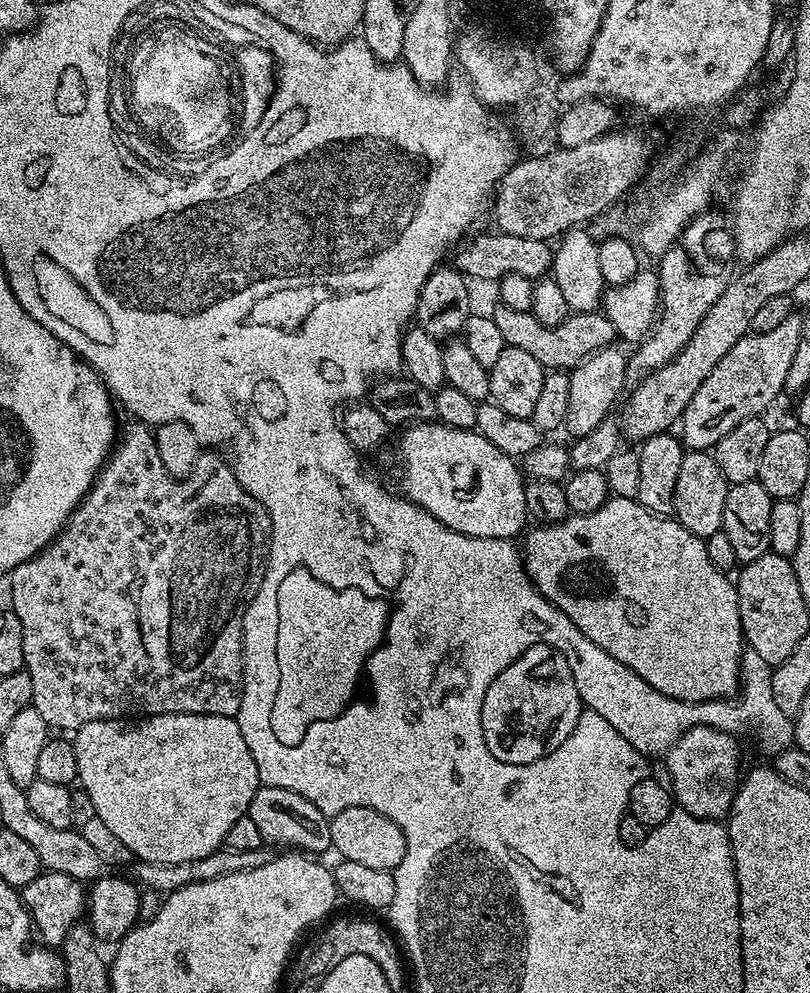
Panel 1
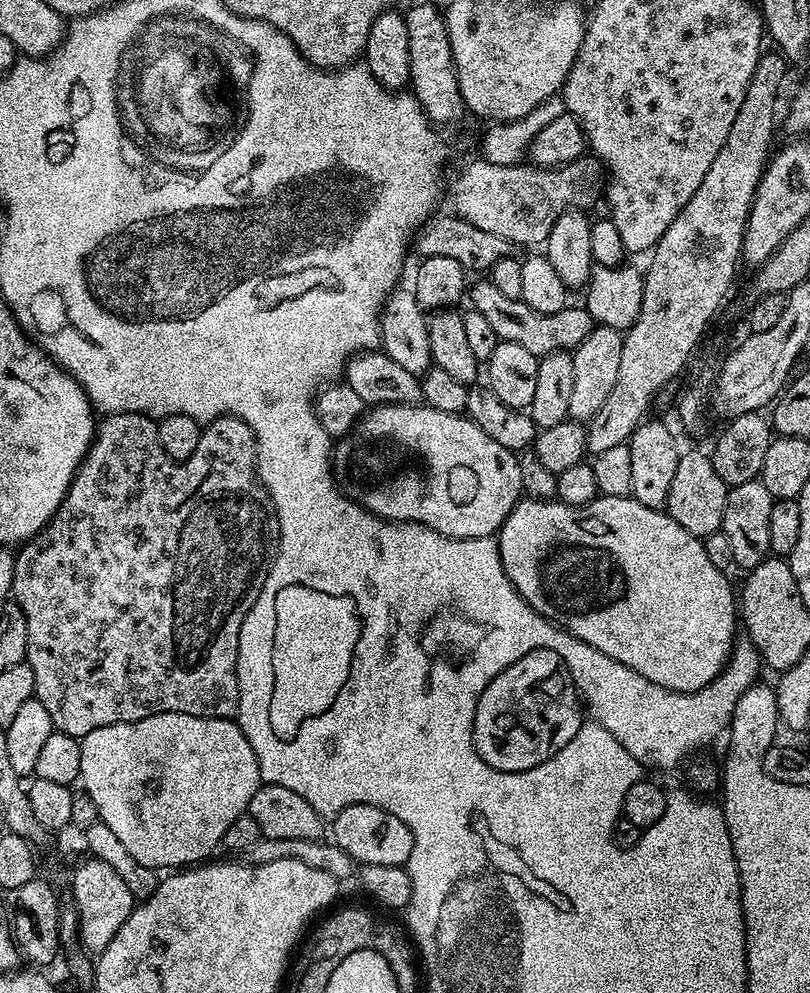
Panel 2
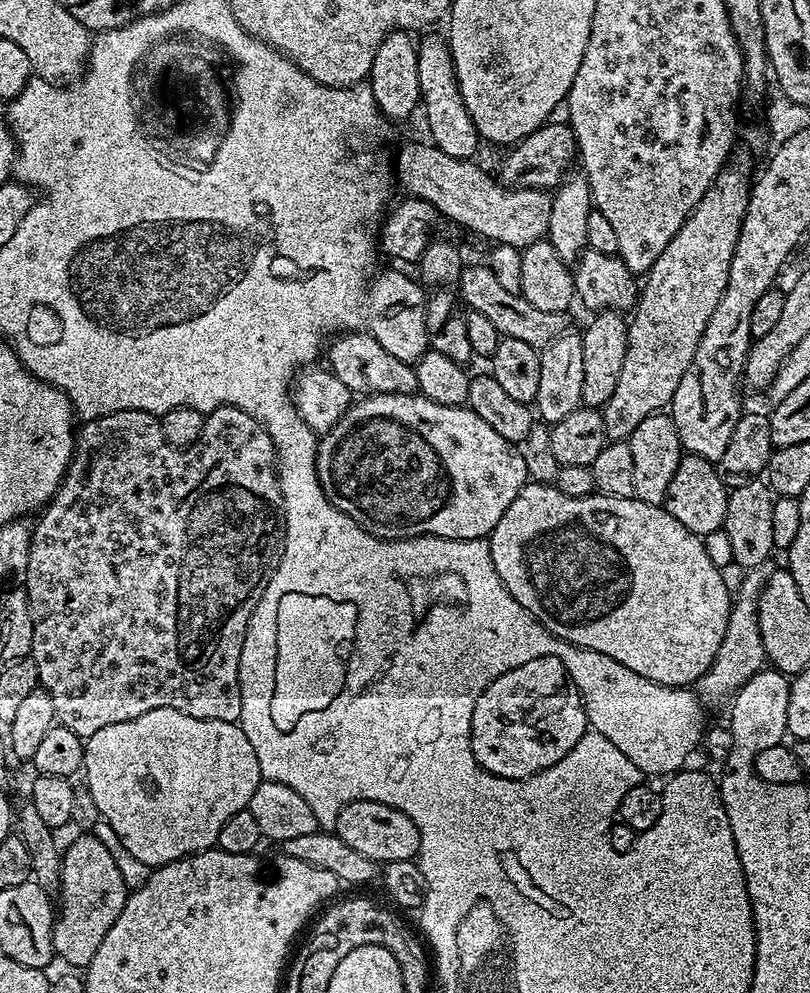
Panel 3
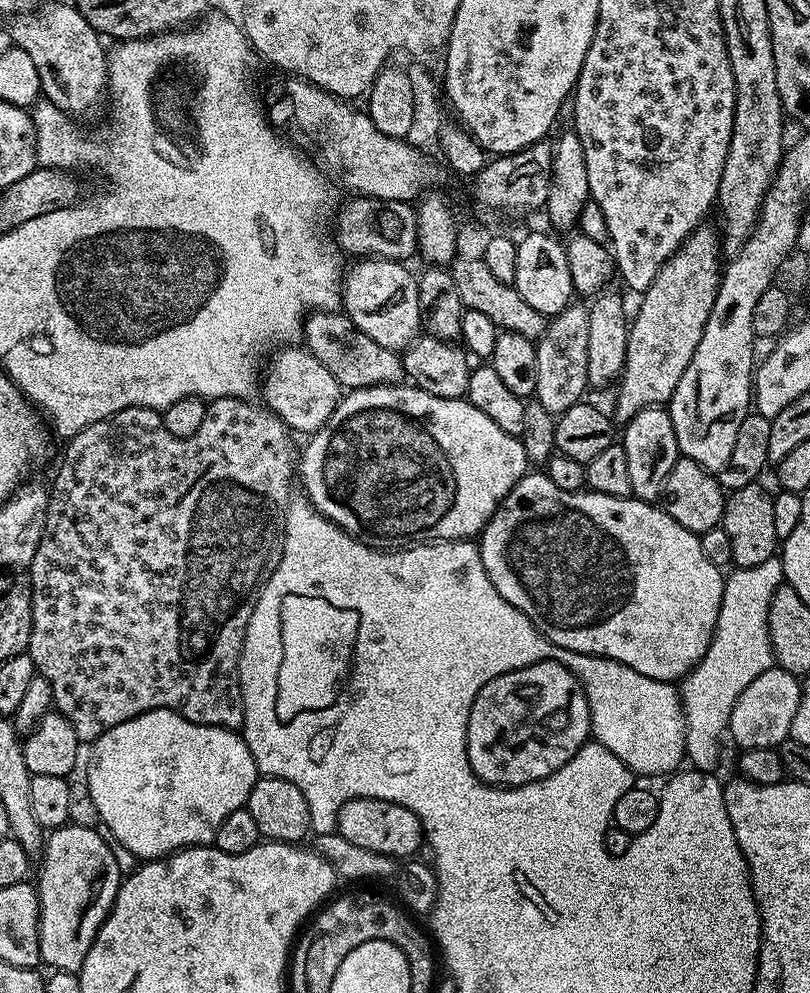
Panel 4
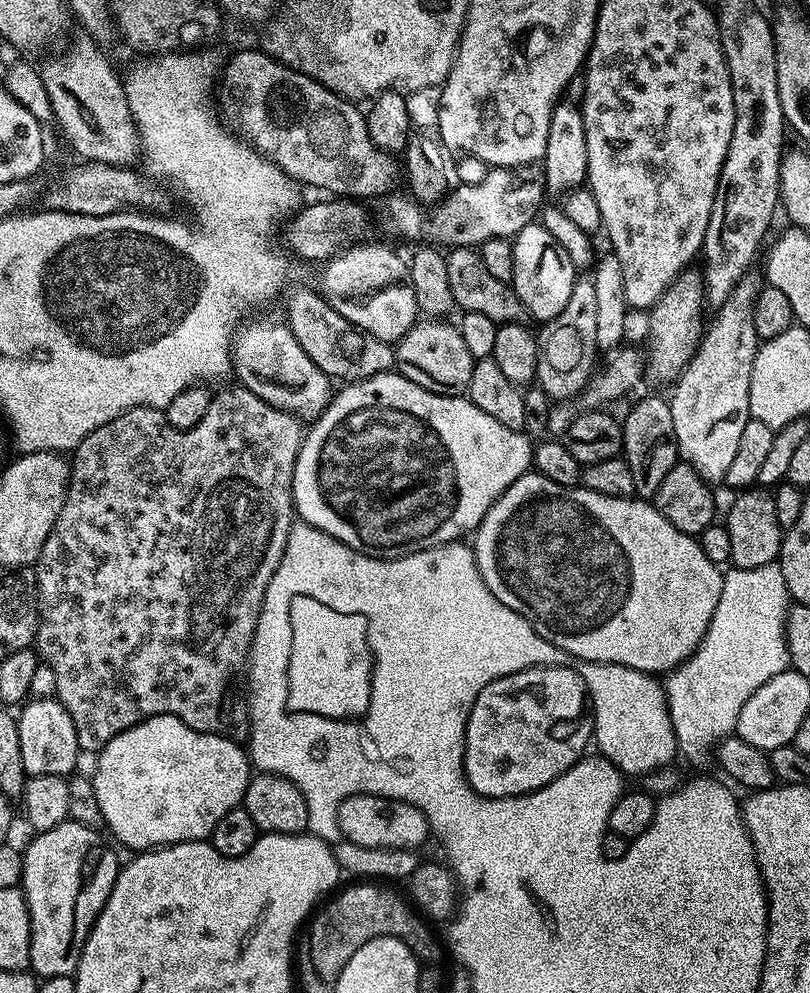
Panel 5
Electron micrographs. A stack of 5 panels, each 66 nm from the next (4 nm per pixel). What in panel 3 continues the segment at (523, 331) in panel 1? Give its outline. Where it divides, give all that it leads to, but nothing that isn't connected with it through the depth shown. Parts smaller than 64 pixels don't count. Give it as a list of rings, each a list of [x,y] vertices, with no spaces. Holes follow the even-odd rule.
[[[484,262],[472,264],[469,268],[468,265],[461,267],[458,296],[471,311],[483,314],[494,325],[494,330],[500,332],[501,337],[518,338],[518,342],[526,342],[537,350],[544,349],[570,328],[567,320],[569,317],[565,313],[538,310],[538,306],[530,306],[524,296],[503,288]]]

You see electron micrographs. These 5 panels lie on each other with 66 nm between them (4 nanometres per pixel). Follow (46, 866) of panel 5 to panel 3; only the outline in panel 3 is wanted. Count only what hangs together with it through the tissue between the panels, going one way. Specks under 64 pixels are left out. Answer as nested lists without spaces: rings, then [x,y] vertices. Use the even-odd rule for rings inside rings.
[[[80,834],[68,849],[63,849],[58,911],[52,926],[52,950],[69,964],[69,969],[87,969],[98,946],[102,946],[102,938],[106,938],[106,930],[118,922],[118,914],[122,914],[126,906],[129,891],[114,858],[110,858],[110,850],[98,842],[95,834]]]

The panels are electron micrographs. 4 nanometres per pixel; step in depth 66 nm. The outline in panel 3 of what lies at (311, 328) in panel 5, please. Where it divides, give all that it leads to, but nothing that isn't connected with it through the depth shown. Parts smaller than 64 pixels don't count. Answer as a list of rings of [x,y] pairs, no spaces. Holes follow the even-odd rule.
[[[348,330],[337,335],[336,340],[327,345],[327,367],[344,383],[353,394],[406,394],[413,395],[418,389],[415,367],[402,358],[394,358],[387,350],[382,350],[378,342],[367,330]]]

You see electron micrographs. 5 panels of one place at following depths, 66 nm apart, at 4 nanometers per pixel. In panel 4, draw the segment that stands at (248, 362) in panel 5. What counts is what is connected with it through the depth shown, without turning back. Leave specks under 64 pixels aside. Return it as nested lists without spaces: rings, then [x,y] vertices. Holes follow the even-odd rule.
[[[284,346],[276,354],[268,364],[268,372],[266,368],[262,376],[262,396],[264,392],[265,400],[263,403],[268,411],[283,420],[293,433],[311,434],[318,431],[322,426],[326,426],[330,414],[334,414],[342,396],[340,384],[334,374],[330,374],[330,370],[326,370],[326,366],[322,366],[322,362],[318,362],[318,358],[314,358],[311,352],[303,347]]]

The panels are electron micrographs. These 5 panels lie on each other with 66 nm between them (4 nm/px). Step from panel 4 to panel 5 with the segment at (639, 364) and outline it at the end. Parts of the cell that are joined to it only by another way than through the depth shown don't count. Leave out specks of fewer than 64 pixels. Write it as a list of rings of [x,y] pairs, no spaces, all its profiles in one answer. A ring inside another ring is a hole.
[[[685,270],[664,292],[664,297],[647,313],[648,350],[646,349],[646,376],[649,380],[675,381],[684,371],[700,339],[706,331],[706,320],[700,315],[706,312],[704,278],[699,271]]]

